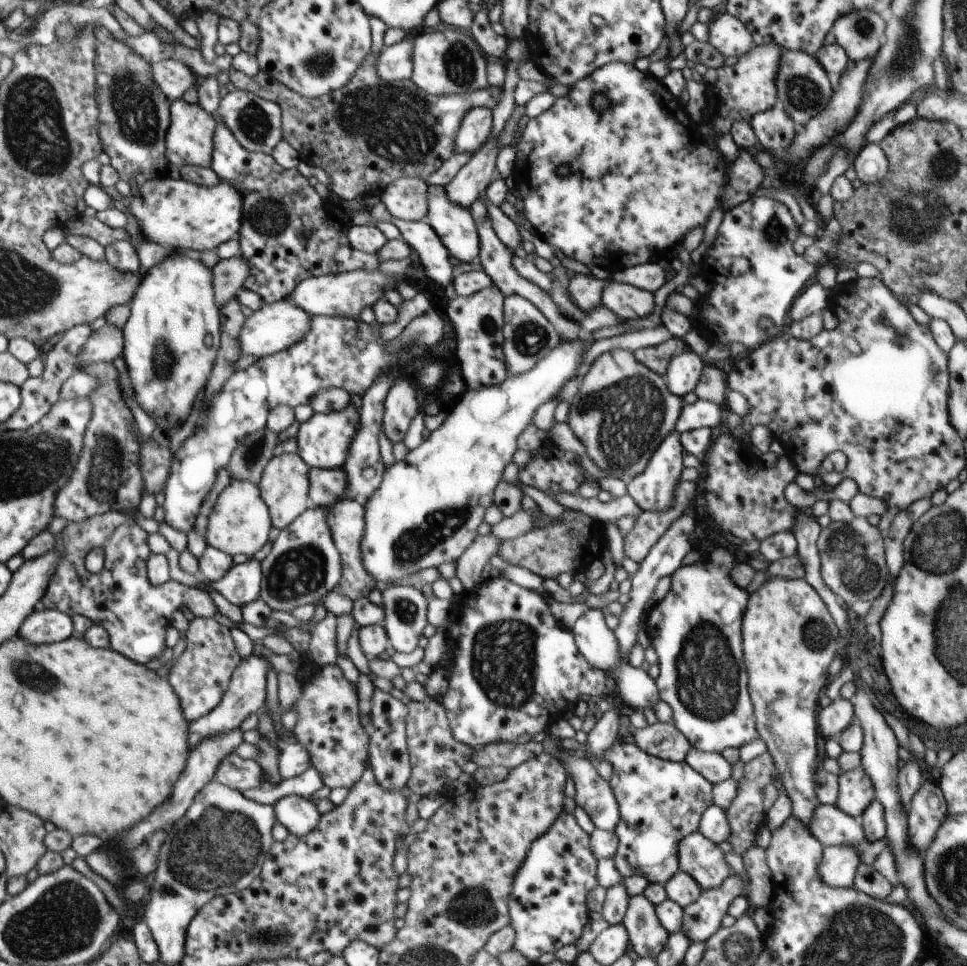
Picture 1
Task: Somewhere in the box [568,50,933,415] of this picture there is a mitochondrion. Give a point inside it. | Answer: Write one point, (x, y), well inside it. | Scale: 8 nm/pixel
(802, 91)

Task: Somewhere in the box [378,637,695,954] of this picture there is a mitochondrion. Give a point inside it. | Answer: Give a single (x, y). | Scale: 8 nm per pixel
(475, 907)

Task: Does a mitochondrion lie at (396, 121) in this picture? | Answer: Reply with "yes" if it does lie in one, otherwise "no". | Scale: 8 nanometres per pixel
yes

